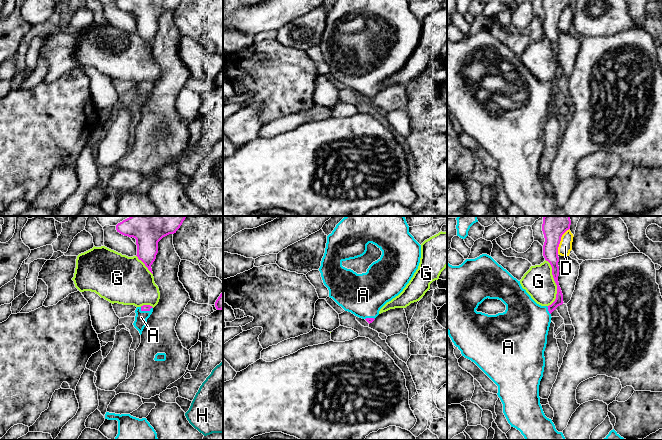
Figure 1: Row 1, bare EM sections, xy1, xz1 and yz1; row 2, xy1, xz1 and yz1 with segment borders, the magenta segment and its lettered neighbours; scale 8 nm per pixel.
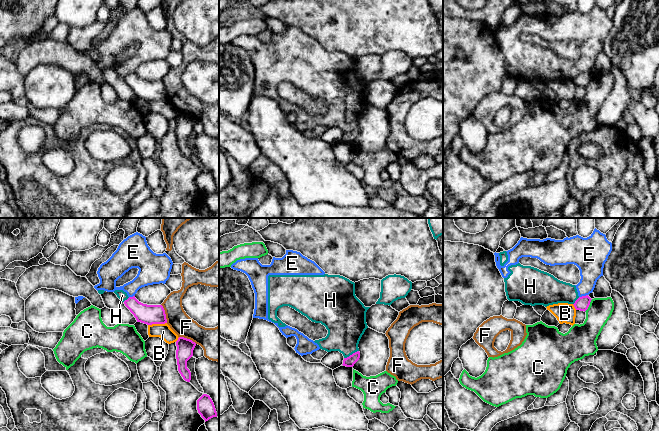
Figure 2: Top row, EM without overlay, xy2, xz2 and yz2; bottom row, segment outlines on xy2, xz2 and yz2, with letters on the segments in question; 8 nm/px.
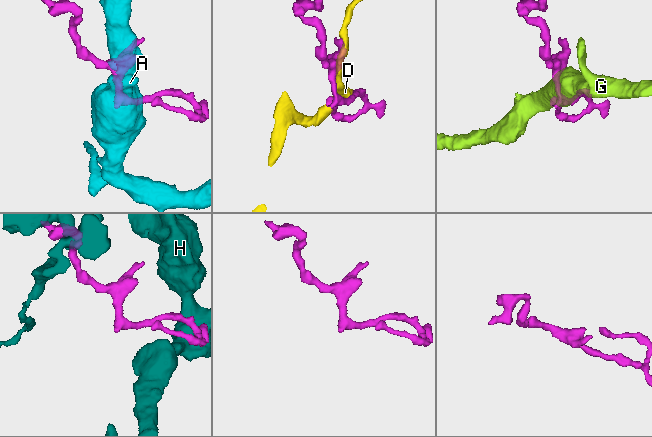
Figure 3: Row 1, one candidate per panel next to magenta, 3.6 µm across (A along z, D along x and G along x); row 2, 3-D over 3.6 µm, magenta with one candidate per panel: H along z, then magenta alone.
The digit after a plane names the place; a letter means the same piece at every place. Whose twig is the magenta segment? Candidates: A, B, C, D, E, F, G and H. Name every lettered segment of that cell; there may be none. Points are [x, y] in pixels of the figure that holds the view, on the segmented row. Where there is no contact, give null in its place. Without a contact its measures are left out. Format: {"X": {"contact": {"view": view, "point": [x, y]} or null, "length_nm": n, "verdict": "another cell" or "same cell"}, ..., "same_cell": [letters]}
{"A": {"contact": {"view": "yz1", "point": [548, 310]}, "length_nm": 80, "verdict": "same cell"}, "B": {"contact": {"view": "xy2", "point": [157, 323]}, "length_nm": 150, "verdict": "another cell"}, "C": {"contact": {"view": "yz2", "point": [589, 304]}, "length_nm": 120, "verdict": "another cell"}, "D": {"contact": {"view": "yz1", "point": [560, 240]}, "length_nm": 220, "verdict": "another cell"}, "E": {"contact": {"view": "yz2", "point": [583, 296]}, "length_nm": 80, "verdict": "another cell"}, "F": {"contact": {"view": "xy2", "point": [164, 313]}, "length_nm": 160, "verdict": "another cell"}, "G": {"contact": {"view": "yz1", "point": [555, 282]}, "length_nm": 380, "verdict": "another cell"}, "H": {"contact": {"view": "xz2", "point": [352, 354]}, "length_nm": 140, "verdict": "another cell"}, "same_cell": ["A"]}

